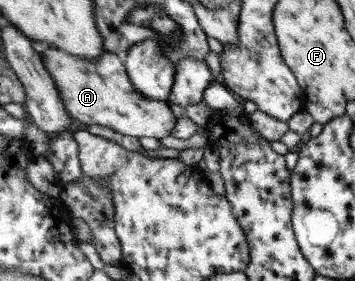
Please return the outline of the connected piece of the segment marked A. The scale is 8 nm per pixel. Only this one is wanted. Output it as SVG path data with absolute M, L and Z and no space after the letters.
M52 46L50 51L44 51L41 59L44 61L46 69L54 78L56 85L60 87L61 98L63 99L66 109L74 119L85 125L101 125L108 127L114 132L124 135L138 137L154 137L157 140L162 137L171 135L172 130L176 127L179 118L172 113L168 101L162 99L150 99L139 91L132 83L131 76L128 75L123 55L112 54L104 57L98 57L98 61L86 61L80 57L70 55L68 51L60 51L56 46Z

